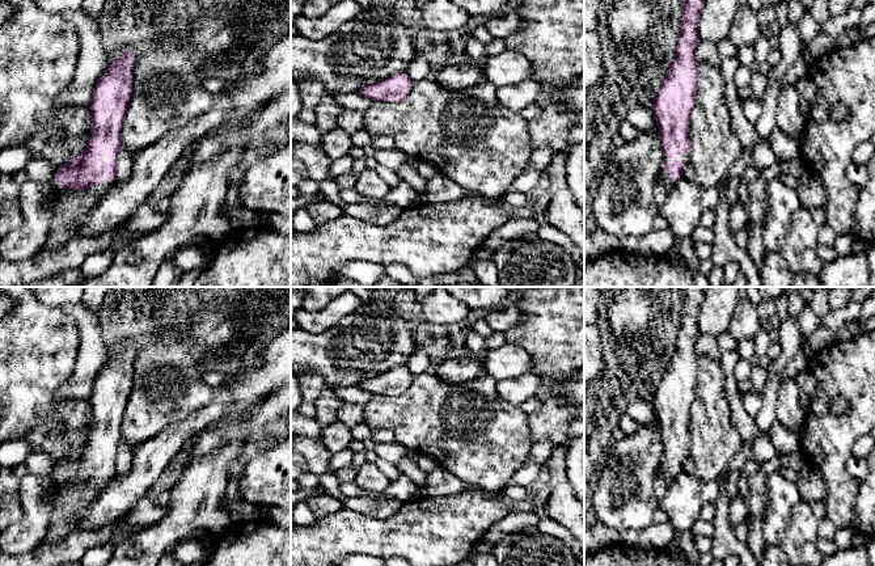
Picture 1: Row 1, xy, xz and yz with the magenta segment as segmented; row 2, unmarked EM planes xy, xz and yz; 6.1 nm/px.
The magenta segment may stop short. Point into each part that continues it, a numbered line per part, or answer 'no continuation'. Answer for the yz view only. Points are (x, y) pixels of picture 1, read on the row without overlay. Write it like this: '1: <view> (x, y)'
1: yz (668, 476)

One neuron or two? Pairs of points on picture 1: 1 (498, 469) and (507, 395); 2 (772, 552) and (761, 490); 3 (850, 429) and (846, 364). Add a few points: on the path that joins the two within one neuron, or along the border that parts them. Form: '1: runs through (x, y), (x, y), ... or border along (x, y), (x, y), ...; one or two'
1: border along (495, 384), (498, 396), (506, 402), (518, 406); two
2: border along (768, 544), (764, 552); two
3: runs through (857, 413), (857, 380); one

